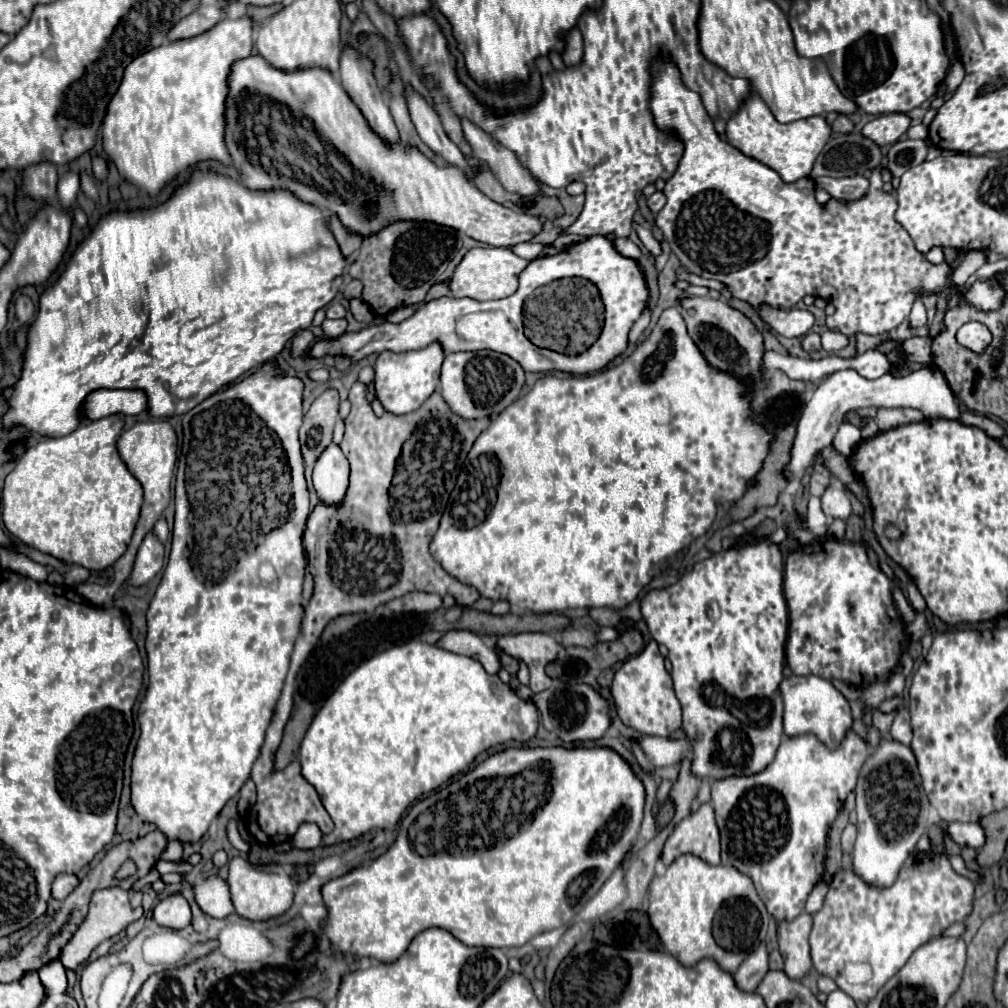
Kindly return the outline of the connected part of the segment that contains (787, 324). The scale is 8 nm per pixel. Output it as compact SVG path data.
M760 304L754 306L754 310L758 312L758 316L778 334L786 336L786 338L800 338L804 336L812 324L814 324L814 316L808 310L778 310L778 308L770 308L768 304Z

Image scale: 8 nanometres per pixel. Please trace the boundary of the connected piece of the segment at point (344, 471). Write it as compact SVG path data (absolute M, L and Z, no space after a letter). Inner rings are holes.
M330 444L316 460L312 484L322 504L336 508L344 502L350 484L350 464L336 444Z

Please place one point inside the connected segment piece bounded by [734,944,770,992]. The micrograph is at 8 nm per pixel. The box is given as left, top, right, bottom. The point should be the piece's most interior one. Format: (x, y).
(754, 968)

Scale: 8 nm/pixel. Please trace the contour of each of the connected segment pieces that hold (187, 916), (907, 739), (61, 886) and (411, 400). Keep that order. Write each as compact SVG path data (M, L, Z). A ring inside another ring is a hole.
M172 894L156 904L154 920L160 926L180 930L180 928L186 928L190 924L192 912L190 912L190 906L182 894Z
M908 708L898 710L894 724L892 724L892 738L902 742L902 744L910 744L912 742L912 726L910 726L910 712Z
M58 874L52 882L52 896L56 900L64 900L78 886L78 876L74 874Z
M432 342L426 348L410 350L410 352L380 352L374 362L374 384L376 384L376 398L382 402L384 410L390 414L408 414L416 412L428 396L436 390L440 382L440 366L444 362L444 348L438 342Z

